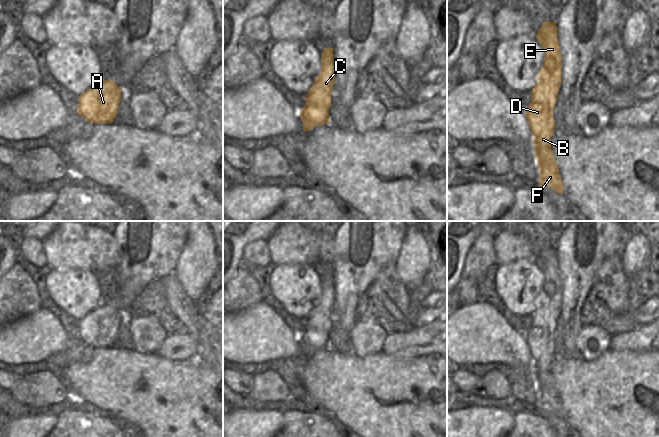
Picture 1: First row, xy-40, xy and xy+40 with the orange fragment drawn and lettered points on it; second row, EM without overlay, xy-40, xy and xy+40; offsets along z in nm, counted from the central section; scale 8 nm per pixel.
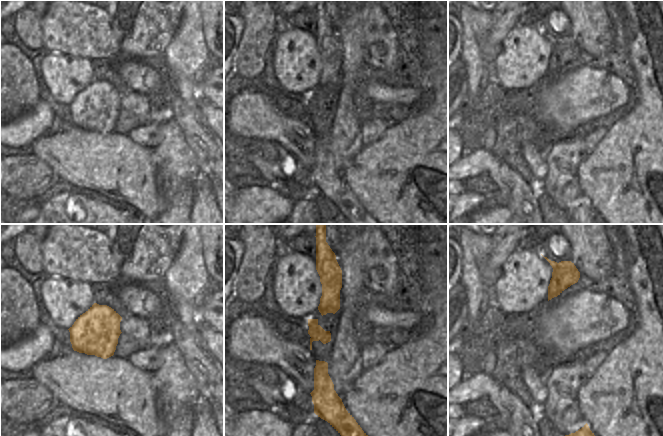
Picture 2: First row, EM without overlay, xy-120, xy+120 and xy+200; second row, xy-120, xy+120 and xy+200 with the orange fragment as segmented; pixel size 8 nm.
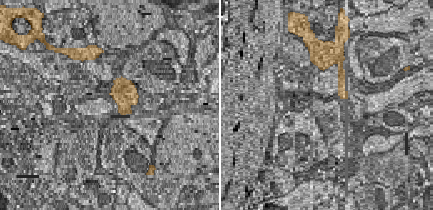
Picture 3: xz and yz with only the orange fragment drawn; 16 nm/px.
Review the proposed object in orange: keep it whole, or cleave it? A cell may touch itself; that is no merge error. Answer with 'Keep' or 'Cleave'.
Cleave

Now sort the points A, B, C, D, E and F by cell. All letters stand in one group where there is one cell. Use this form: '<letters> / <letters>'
A / B C D E F

